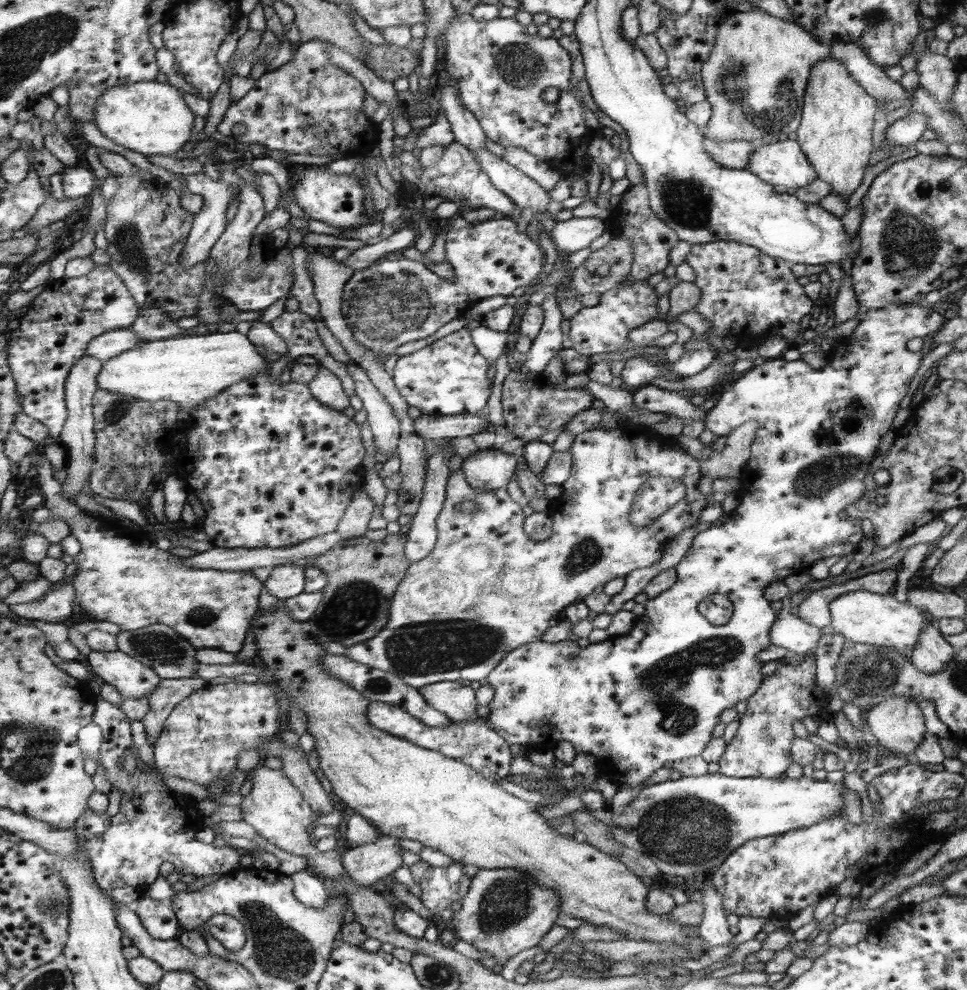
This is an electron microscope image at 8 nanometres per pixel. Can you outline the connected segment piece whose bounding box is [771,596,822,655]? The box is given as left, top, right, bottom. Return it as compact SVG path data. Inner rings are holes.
M791 596L782 601L783 607L778 614L778 620L772 628L773 645L792 651L799 655L806 655L818 646L821 630L804 623L791 612Z

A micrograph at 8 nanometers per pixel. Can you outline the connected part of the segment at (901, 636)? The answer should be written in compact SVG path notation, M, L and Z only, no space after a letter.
M853 590L830 603L830 627L847 641L875 648L889 647L902 657L911 659L917 643L921 641L928 617L920 607L907 601L900 602L894 594L876 594L868 590Z

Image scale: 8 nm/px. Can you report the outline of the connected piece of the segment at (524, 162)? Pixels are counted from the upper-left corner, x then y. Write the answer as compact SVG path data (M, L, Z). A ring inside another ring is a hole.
M518 147L506 148L503 159L516 167L517 170L524 172L548 192L558 184L562 176L560 171L552 167L551 164L538 160L536 156L526 150L518 149Z

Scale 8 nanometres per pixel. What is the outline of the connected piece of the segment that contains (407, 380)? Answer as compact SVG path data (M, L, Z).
M463 327L426 348L401 356L394 367L393 380L405 401L426 416L478 415L485 413L493 385L487 365L474 346L471 330Z

